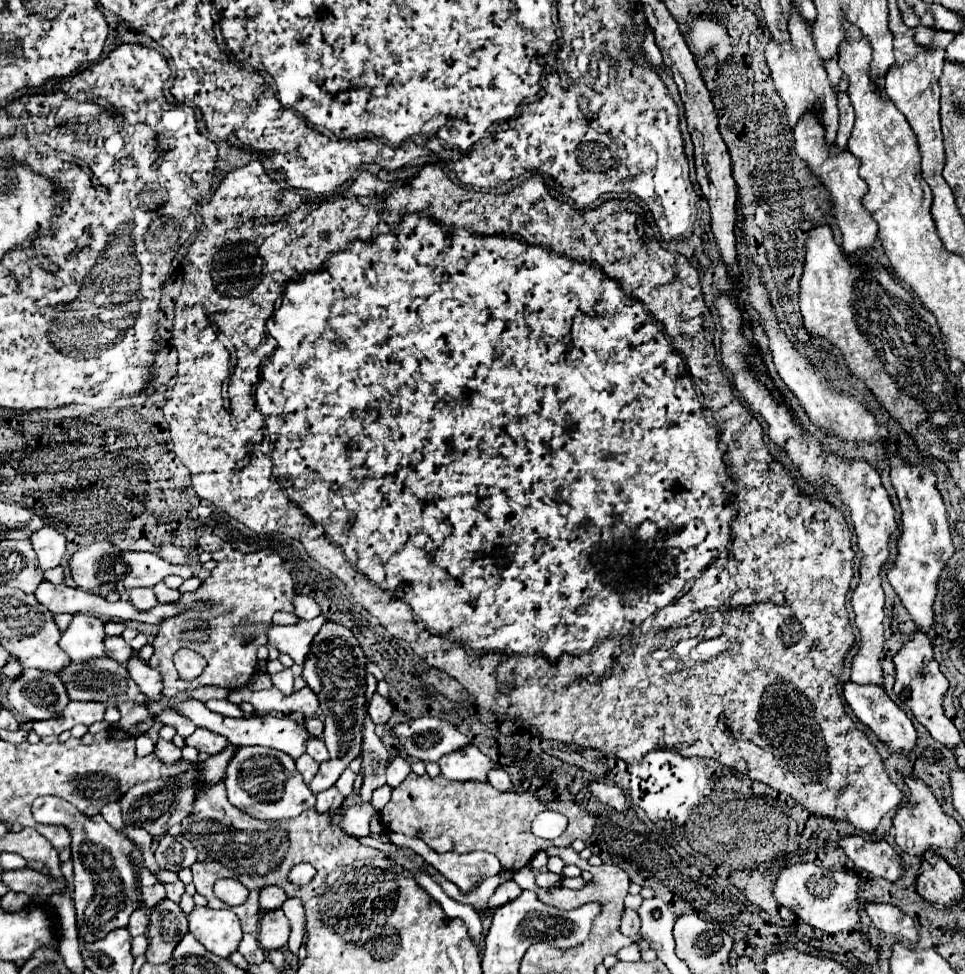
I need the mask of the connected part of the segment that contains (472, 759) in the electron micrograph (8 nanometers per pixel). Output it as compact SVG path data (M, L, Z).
M472 744L460 752L442 756L438 764L446 780L460 780L460 782L466 782L466 780L486 782L486 774L494 770L492 760Z

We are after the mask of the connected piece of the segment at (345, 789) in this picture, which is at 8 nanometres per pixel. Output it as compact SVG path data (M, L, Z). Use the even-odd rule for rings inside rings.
M348 768L340 778L338 778L338 782L336 782L336 788L338 788L338 792L342 794L342 796L350 796L352 794L352 786L354 786L354 778L356 778L356 774Z

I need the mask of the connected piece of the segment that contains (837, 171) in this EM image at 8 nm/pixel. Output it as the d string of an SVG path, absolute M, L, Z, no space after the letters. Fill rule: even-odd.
M812 112L802 116L800 122L794 128L794 150L806 162L812 176L818 182L822 182L822 186L830 194L830 202L832 202L830 212L836 218L838 228L842 232L842 248L844 248L846 256L858 258L856 256L858 252L870 250L874 246L874 242L876 242L876 224L874 224L872 216L862 206L862 198L864 198L868 186L858 176L860 162L850 152L842 152L836 146L826 148L826 144L824 144L824 128L820 126L818 118Z

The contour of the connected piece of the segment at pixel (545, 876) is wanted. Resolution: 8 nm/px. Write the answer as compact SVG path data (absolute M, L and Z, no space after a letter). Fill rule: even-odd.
M549 871L540 872L535 877L536 884L542 888L549 888L554 884L561 882L562 879L562 875L557 875Z

